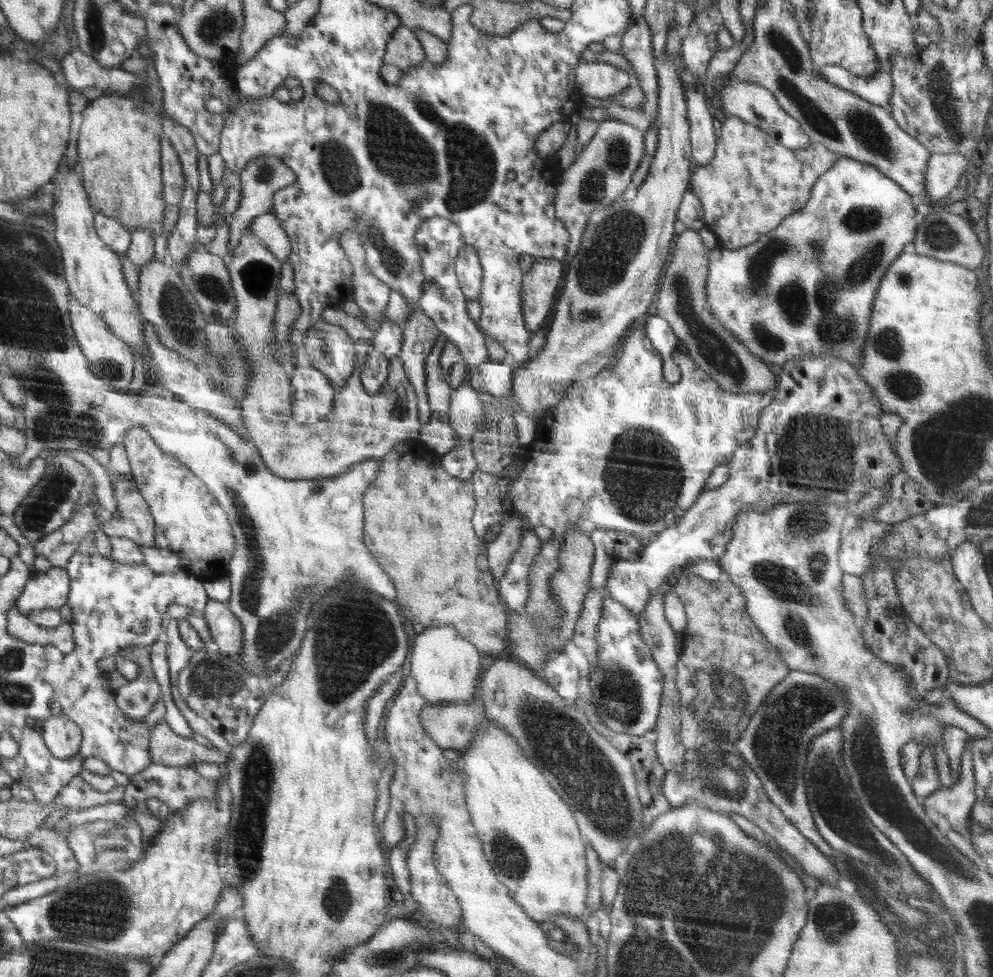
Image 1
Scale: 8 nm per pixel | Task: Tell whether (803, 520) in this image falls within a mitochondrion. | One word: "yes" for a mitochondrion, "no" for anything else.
yes

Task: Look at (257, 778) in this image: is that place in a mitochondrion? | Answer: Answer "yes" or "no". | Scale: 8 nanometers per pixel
yes

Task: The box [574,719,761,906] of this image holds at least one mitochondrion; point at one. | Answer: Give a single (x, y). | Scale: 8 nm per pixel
(722, 774)

